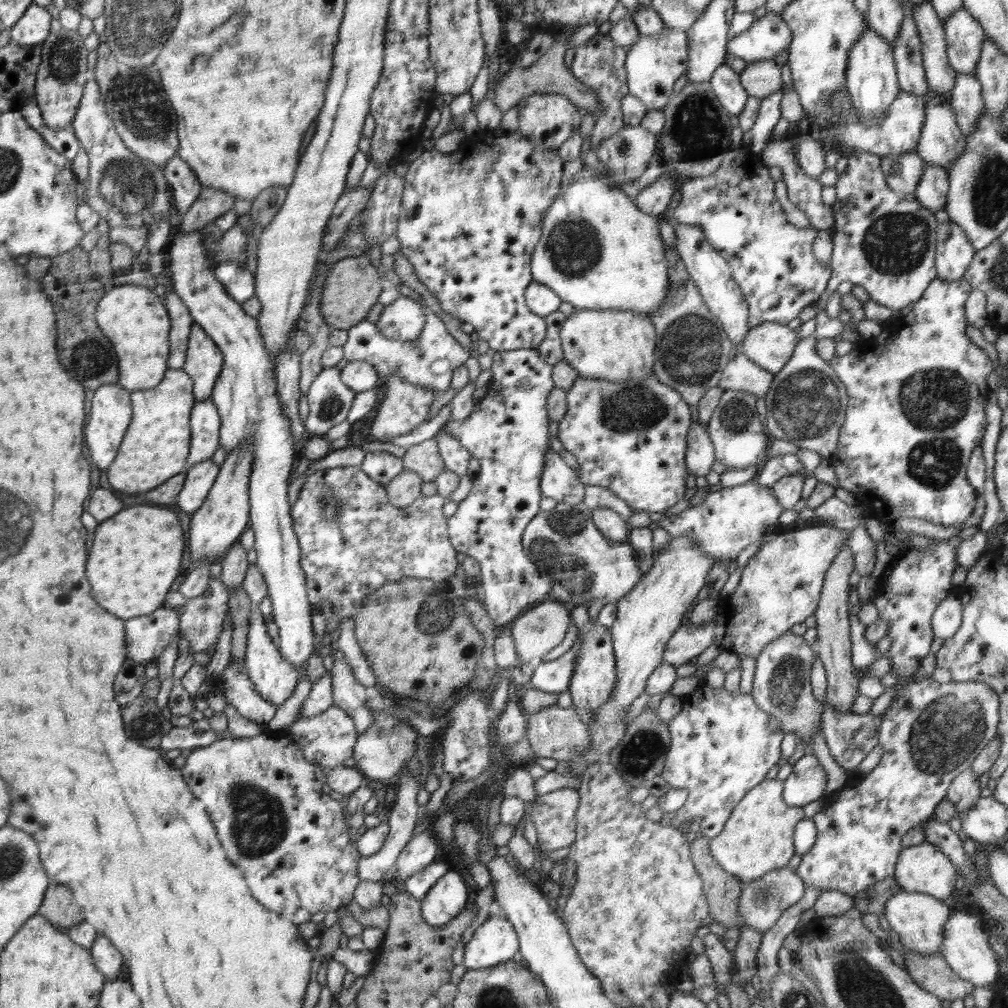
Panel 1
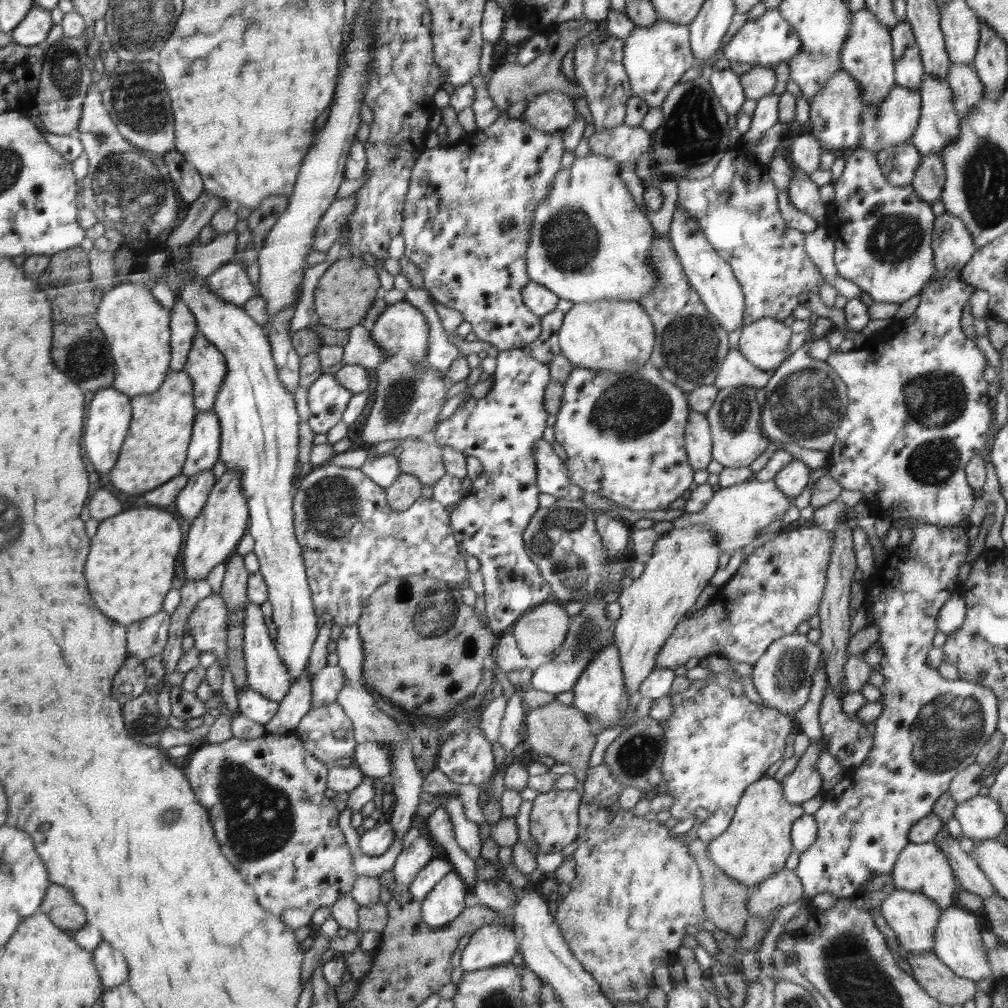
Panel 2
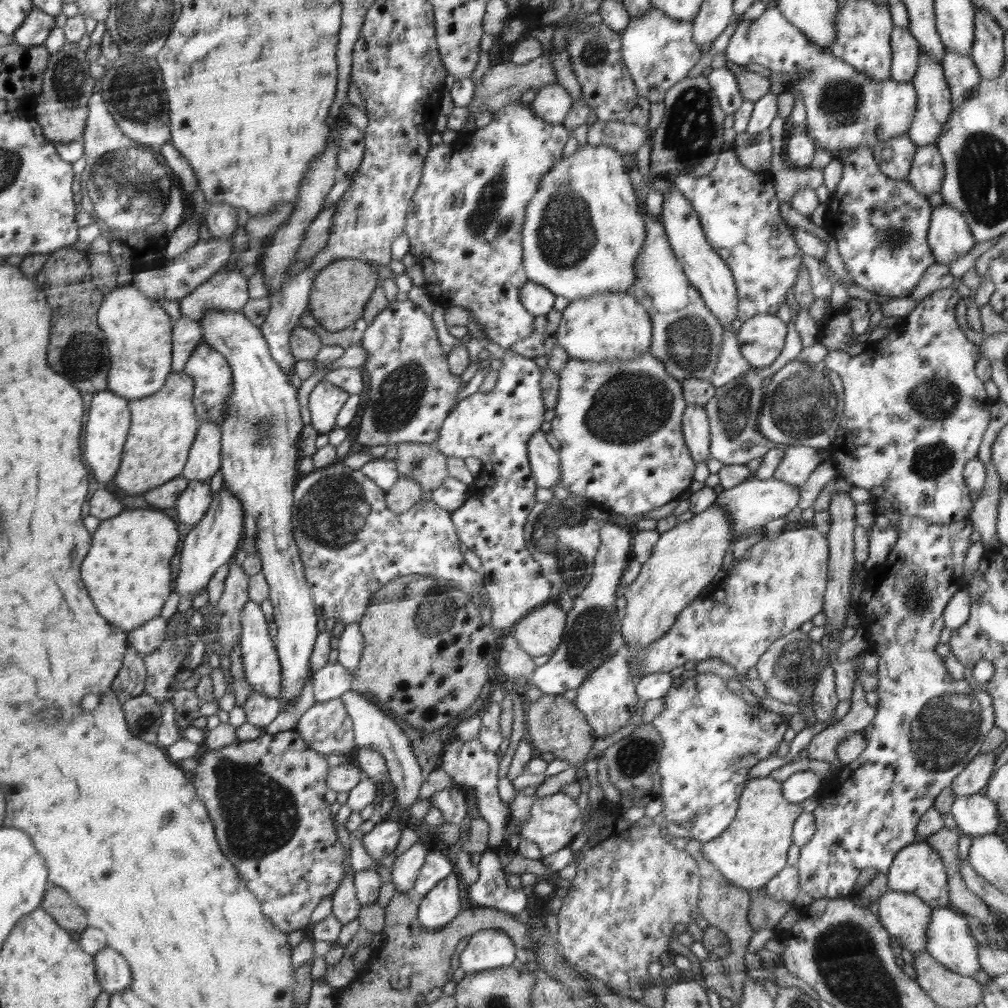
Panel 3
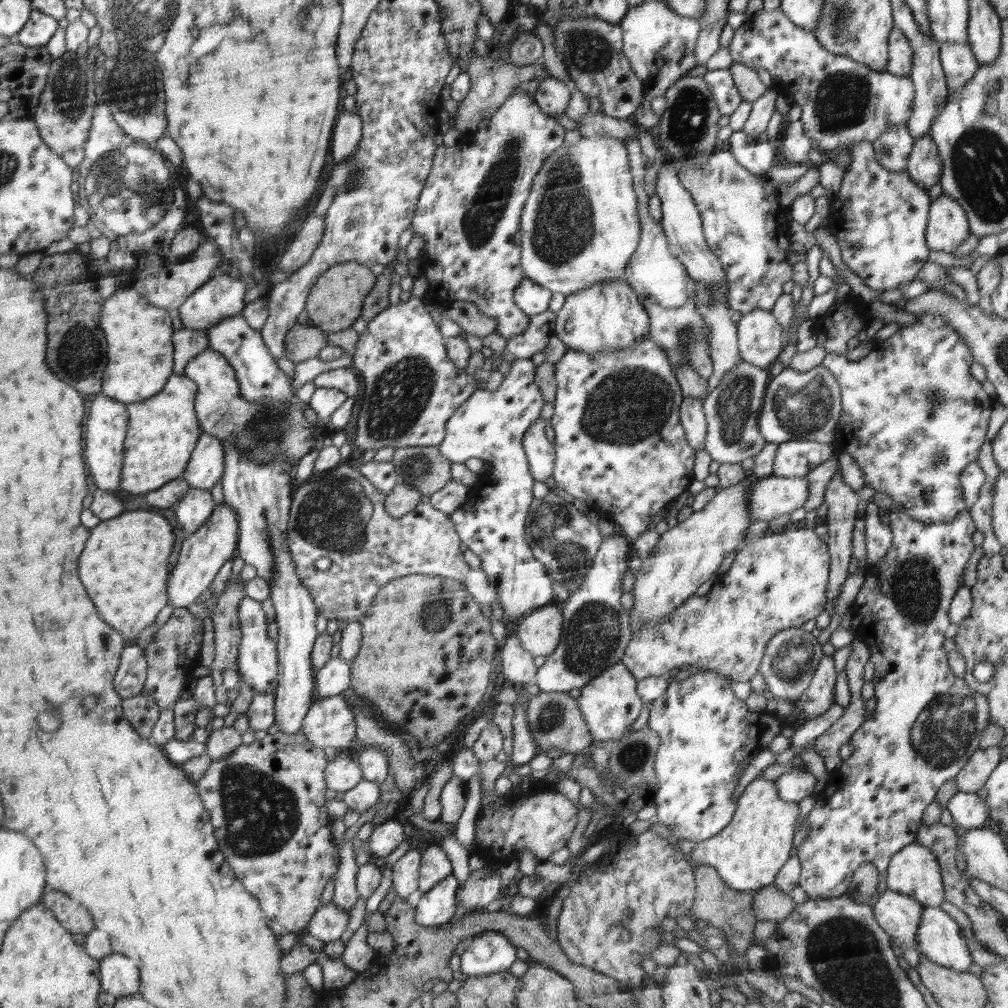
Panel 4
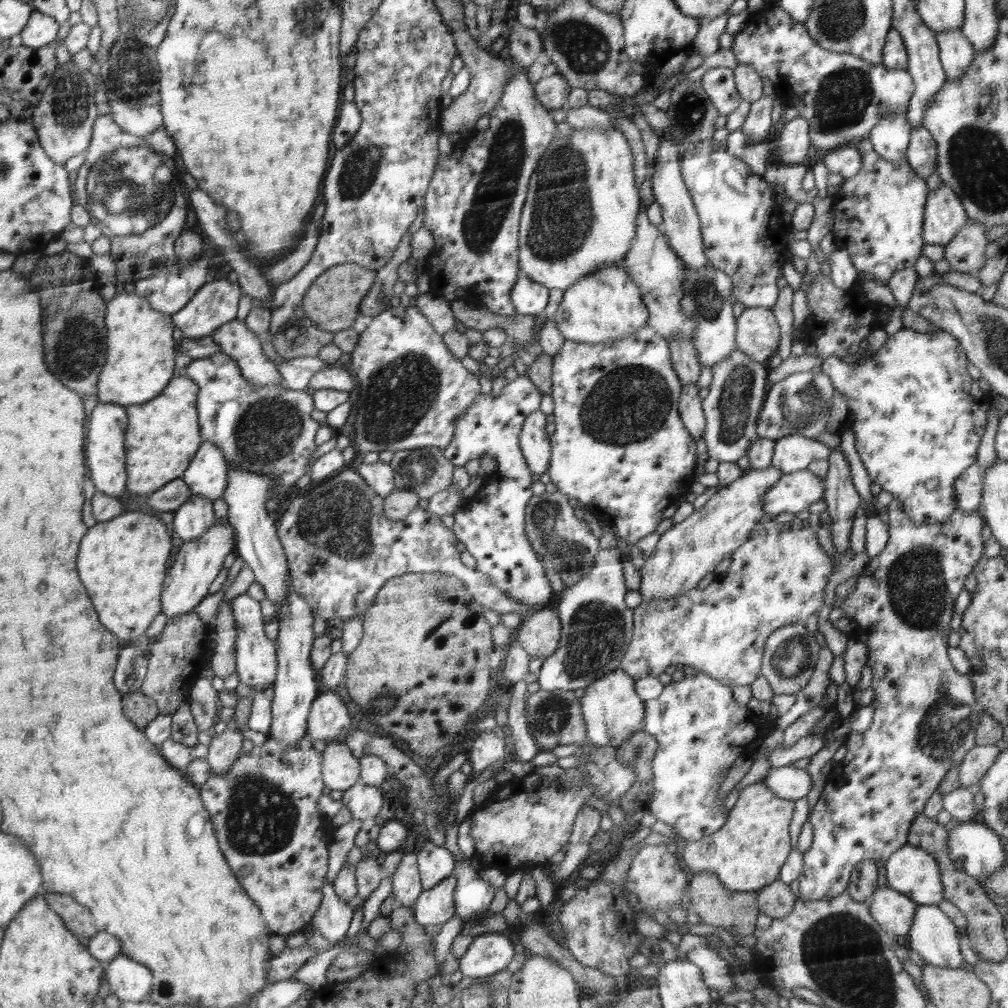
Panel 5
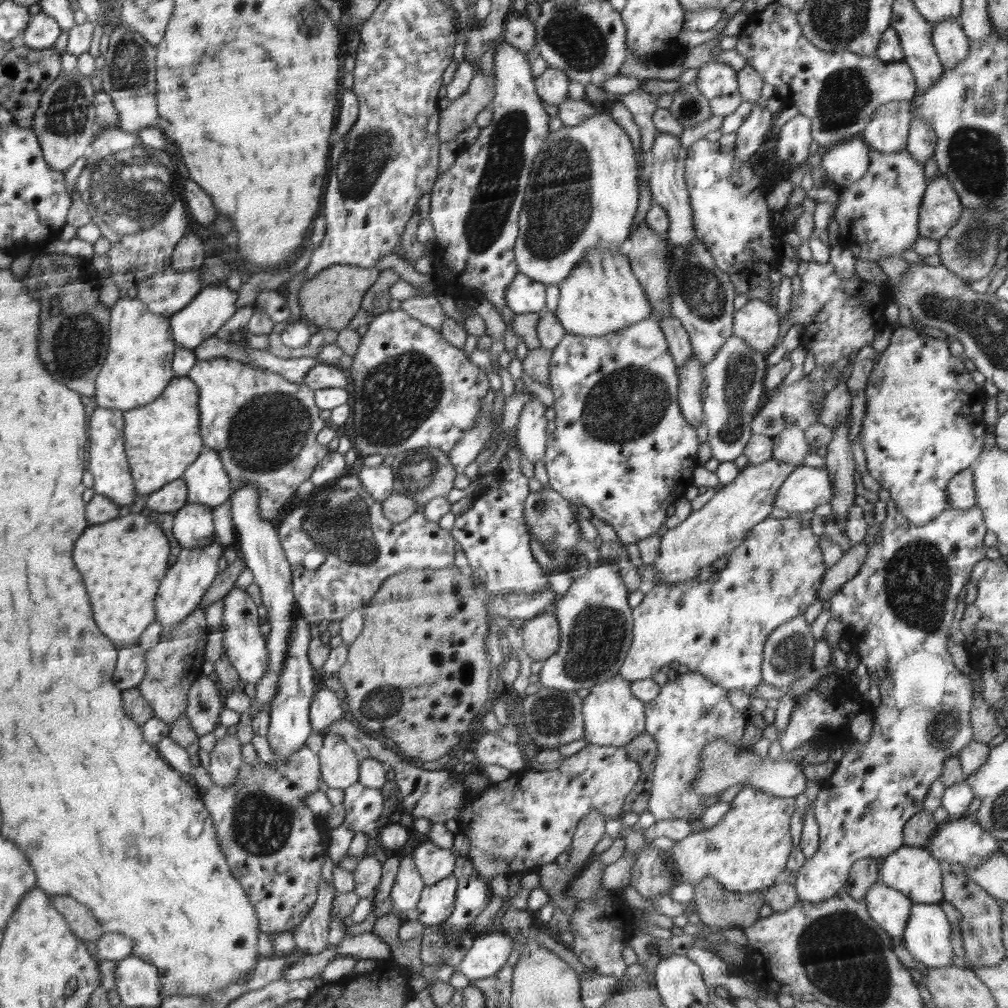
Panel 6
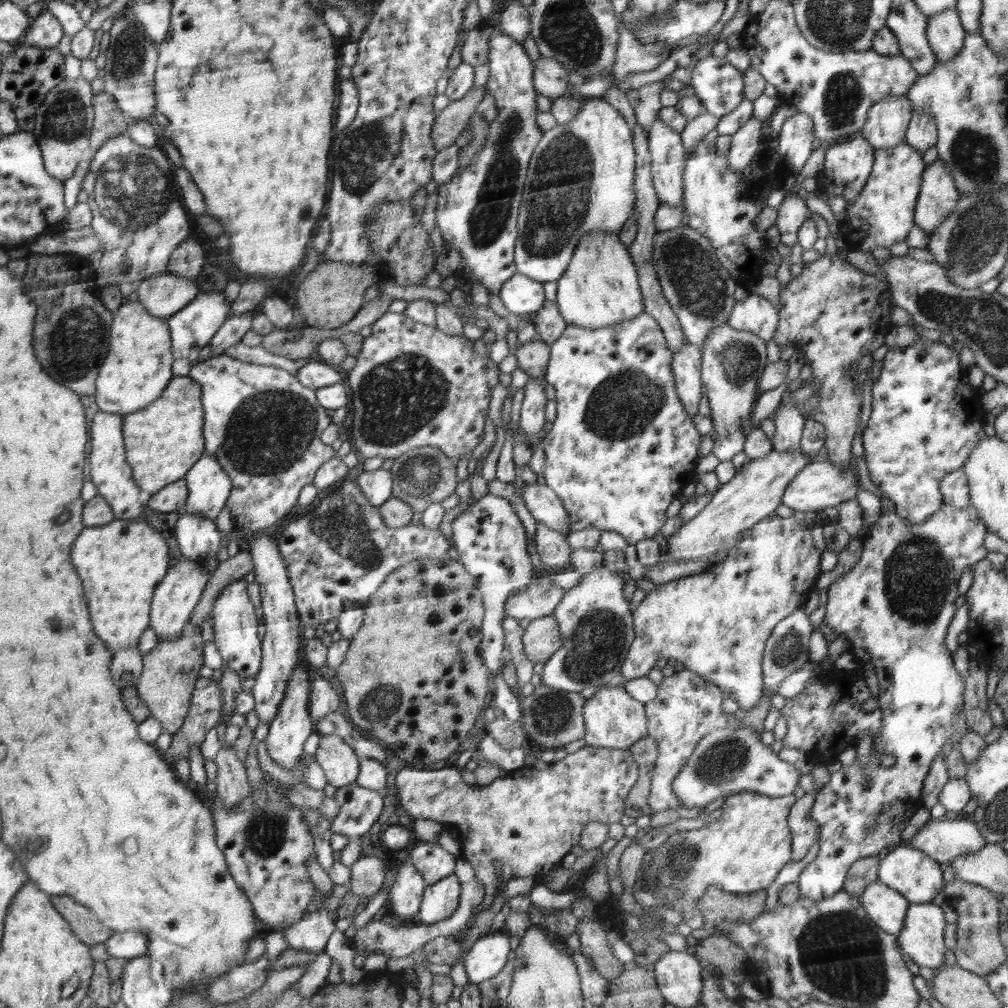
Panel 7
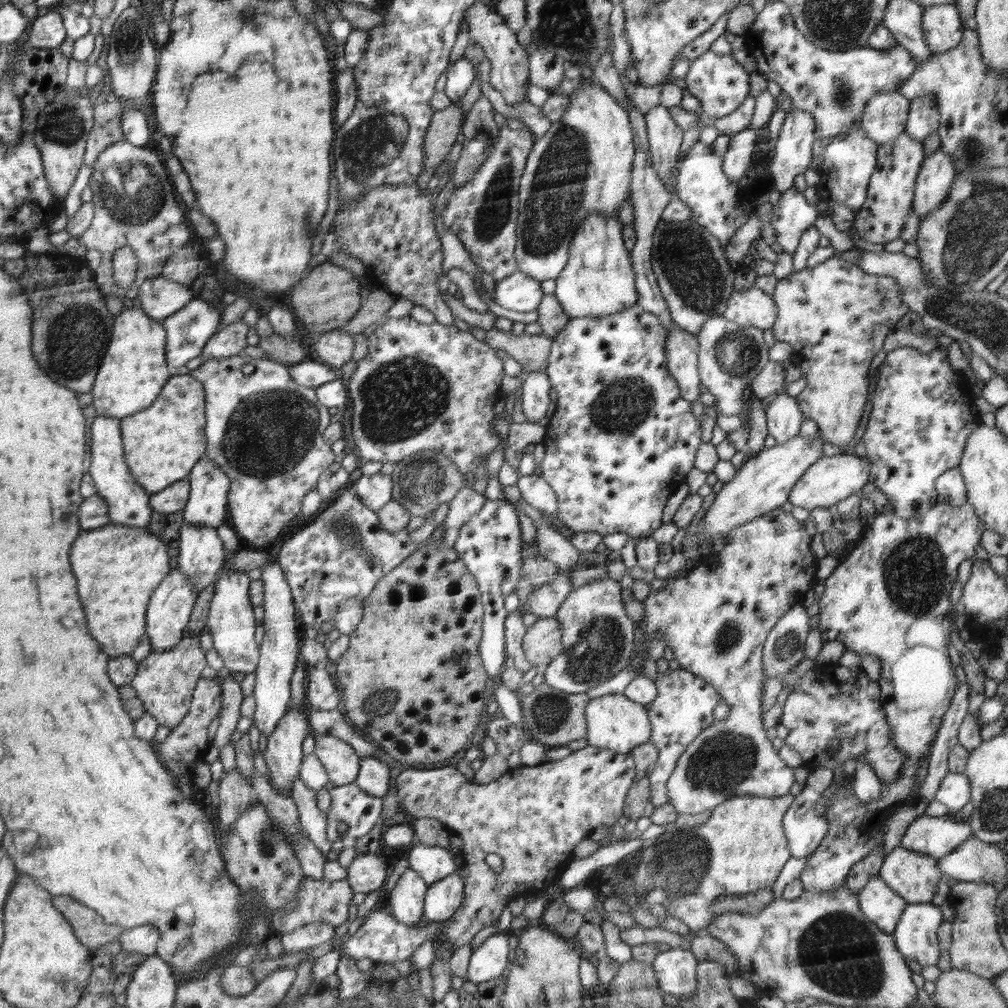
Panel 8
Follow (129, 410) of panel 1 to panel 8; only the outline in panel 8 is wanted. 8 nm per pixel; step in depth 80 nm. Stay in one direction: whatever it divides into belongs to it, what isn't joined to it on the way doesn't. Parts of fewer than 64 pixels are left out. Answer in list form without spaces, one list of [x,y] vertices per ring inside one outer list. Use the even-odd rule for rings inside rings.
[[[100,416],[94,419],[90,426],[90,476],[94,480],[97,494],[109,503],[109,514],[112,523],[131,527],[148,527],[152,516],[150,496],[141,484],[136,484],[128,463],[125,461],[124,440],[120,436],[121,419]]]

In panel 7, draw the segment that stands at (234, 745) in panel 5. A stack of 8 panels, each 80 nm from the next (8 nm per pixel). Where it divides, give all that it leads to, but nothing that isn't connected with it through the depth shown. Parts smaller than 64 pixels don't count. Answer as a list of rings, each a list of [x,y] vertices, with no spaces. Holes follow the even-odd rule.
[[[227,741],[221,746],[213,762],[216,764],[216,796],[227,809],[239,805],[248,796],[250,783],[245,763],[238,758],[232,743]]]

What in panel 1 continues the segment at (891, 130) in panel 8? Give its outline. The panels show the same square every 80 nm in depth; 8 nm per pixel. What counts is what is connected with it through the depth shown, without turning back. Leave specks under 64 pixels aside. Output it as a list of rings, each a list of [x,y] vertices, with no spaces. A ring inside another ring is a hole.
[[[916,151],[902,155],[886,155],[880,160],[880,168],[885,175],[886,185],[903,194],[915,193],[922,179],[925,163]]]

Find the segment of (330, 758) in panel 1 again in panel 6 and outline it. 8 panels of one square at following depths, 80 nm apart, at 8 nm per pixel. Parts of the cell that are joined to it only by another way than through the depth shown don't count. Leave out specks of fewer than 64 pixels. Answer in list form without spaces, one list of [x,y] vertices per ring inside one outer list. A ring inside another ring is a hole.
[[[323,685],[323,689],[317,692],[312,706],[310,706],[310,719],[313,721],[313,731],[315,734],[325,732],[329,729],[329,724],[344,718],[344,710],[340,706],[340,699]]]

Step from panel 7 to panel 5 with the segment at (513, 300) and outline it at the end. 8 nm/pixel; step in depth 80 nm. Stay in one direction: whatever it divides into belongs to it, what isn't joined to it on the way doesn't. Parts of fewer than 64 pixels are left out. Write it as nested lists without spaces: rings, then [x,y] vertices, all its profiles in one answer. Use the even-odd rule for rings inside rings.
[[[521,273],[513,286],[512,301],[518,314],[540,316],[548,304],[548,288]]]

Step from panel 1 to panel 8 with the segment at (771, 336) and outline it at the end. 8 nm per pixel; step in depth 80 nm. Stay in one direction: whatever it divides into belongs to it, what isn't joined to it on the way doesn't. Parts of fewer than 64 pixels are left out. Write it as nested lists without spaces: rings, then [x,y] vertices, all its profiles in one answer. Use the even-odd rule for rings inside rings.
[[[754,286],[733,290],[723,317],[740,326],[755,326],[764,332],[776,322],[777,306],[772,296]]]

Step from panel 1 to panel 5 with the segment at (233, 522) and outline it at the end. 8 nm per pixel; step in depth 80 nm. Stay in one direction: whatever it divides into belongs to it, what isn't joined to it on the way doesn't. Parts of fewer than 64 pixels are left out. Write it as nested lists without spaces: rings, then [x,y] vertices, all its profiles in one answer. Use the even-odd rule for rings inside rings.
[[[215,518],[215,523],[211,526],[210,529],[208,529],[206,532],[204,532],[203,535],[197,536],[195,539],[186,541],[182,545],[181,549],[179,550],[179,552],[177,554],[177,557],[176,557],[176,561],[174,562],[173,566],[170,568],[169,577],[167,577],[166,580],[165,580],[165,583],[164,583],[164,593],[161,595],[161,612],[164,613],[168,619],[170,619],[170,618],[176,618],[176,616],[180,616],[180,614],[188,614],[188,612],[191,612],[196,607],[198,607],[198,605],[202,602],[204,597],[206,597],[208,595],[208,589],[209,589],[210,585],[212,584],[212,582],[214,582],[214,579],[218,576],[218,574],[220,574],[220,570],[224,566],[224,560],[226,560],[226,556],[228,556],[228,554],[230,554],[231,552],[235,552],[235,551],[236,551],[236,531],[234,530],[234,527],[231,525],[231,522],[229,521],[229,519],[228,519],[228,521],[222,521],[221,523],[216,523],[216,518]]]

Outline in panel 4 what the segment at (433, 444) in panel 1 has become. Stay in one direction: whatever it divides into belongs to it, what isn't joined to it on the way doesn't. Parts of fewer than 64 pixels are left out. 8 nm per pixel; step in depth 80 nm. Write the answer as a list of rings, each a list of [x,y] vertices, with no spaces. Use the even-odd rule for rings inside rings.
[[[434,446],[397,448],[392,461],[402,483],[431,495],[451,479],[451,462]]]

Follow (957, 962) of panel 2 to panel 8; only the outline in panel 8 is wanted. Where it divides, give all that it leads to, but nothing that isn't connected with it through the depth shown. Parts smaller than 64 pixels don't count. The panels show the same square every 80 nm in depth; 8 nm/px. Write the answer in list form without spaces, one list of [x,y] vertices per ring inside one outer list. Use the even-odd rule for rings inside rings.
[[[909,903],[892,935],[903,956],[922,966],[934,966],[941,953],[938,927],[943,921],[940,908],[930,903]]]

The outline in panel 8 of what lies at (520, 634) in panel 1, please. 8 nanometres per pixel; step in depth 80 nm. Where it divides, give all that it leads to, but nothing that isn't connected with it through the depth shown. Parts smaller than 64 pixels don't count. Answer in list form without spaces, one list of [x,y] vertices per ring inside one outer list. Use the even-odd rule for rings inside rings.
[[[554,617],[539,618],[524,634],[523,652],[531,666],[548,666],[563,650],[562,626]]]

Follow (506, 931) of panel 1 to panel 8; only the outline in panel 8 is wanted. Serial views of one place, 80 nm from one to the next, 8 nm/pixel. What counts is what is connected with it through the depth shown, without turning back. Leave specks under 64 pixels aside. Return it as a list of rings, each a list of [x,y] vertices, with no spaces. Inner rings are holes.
[[[494,933],[480,946],[474,948],[467,969],[467,980],[481,984],[502,974],[508,966],[508,938],[503,933]]]

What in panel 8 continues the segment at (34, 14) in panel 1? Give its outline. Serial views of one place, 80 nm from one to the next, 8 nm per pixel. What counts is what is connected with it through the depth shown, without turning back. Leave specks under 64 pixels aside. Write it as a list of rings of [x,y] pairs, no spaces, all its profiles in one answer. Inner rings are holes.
[[[41,11],[28,30],[27,44],[41,49],[58,49],[67,33],[62,26],[62,15],[53,11]]]

